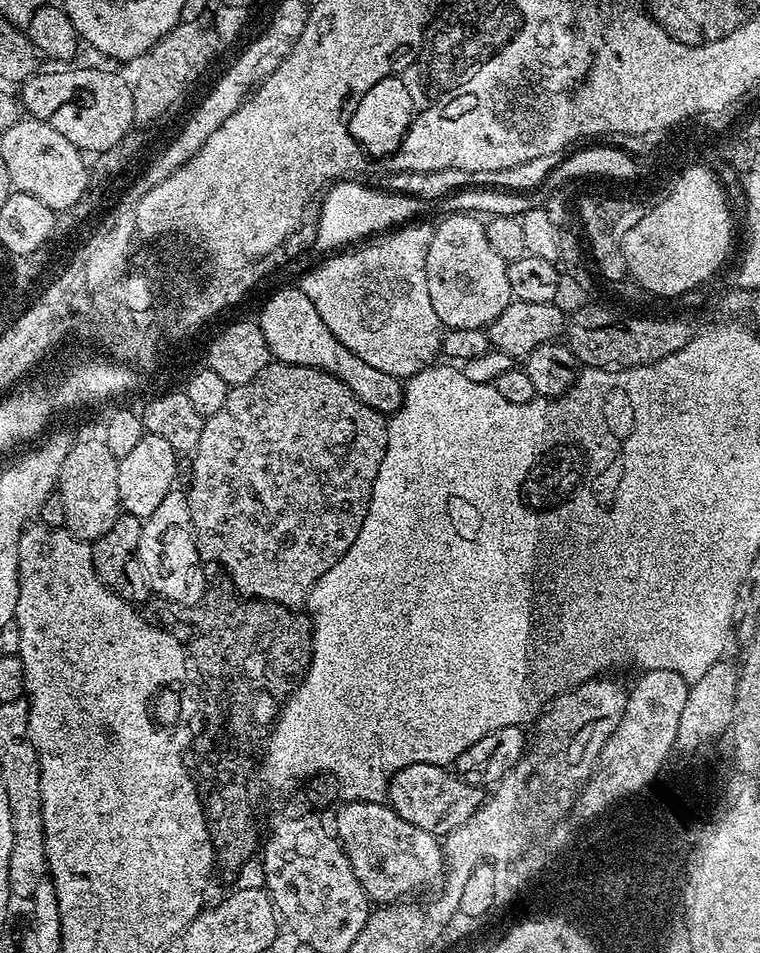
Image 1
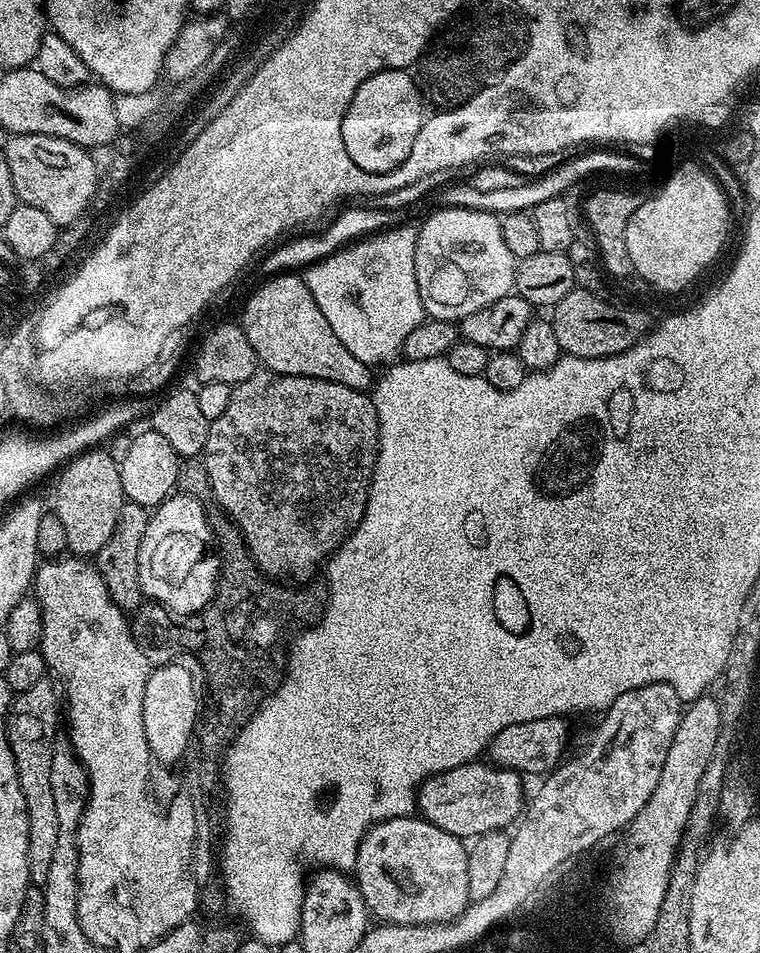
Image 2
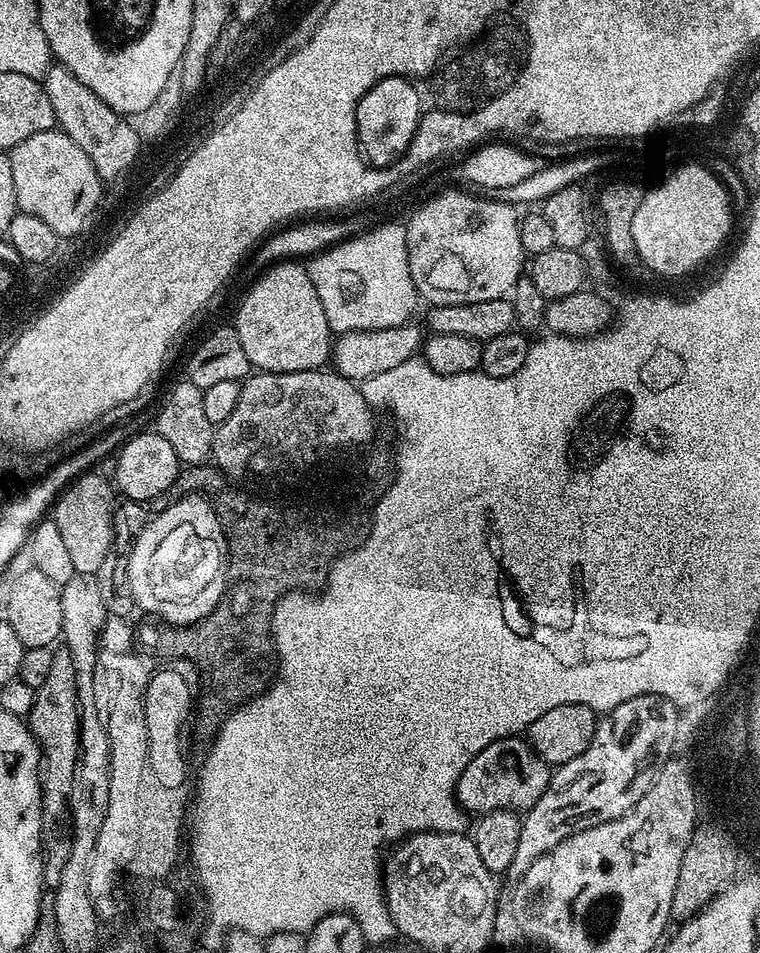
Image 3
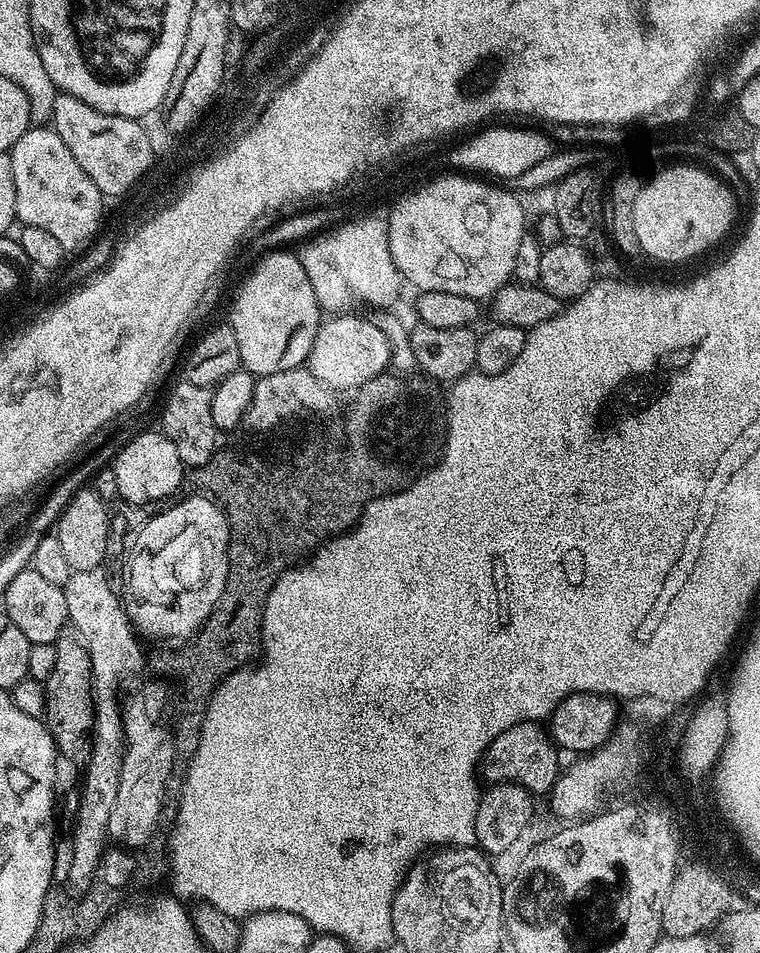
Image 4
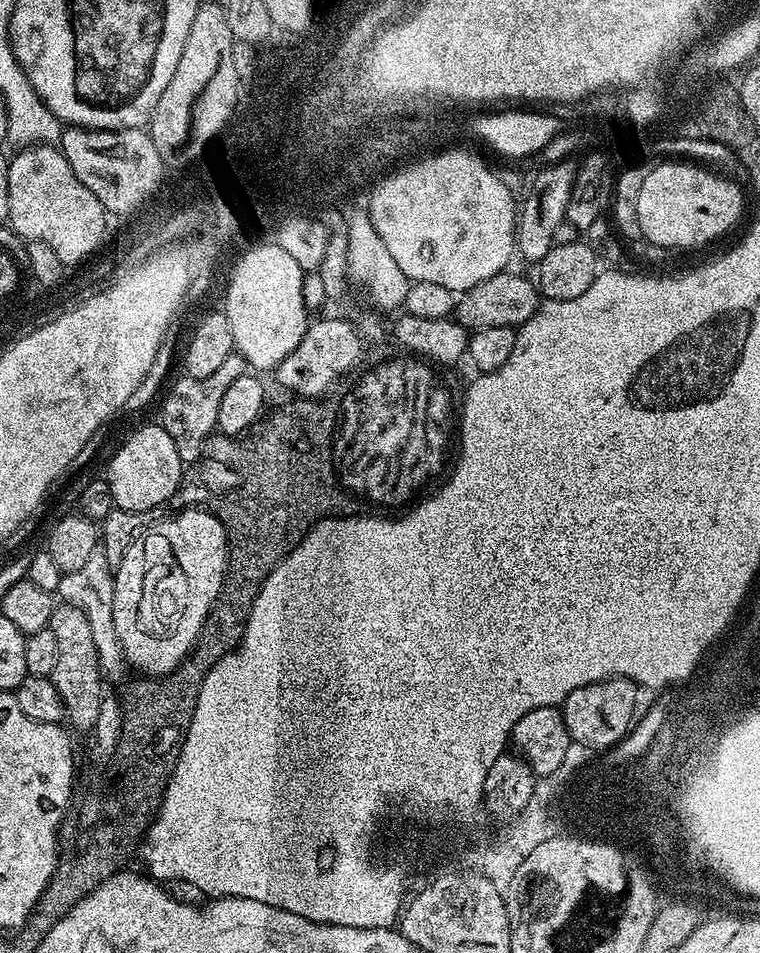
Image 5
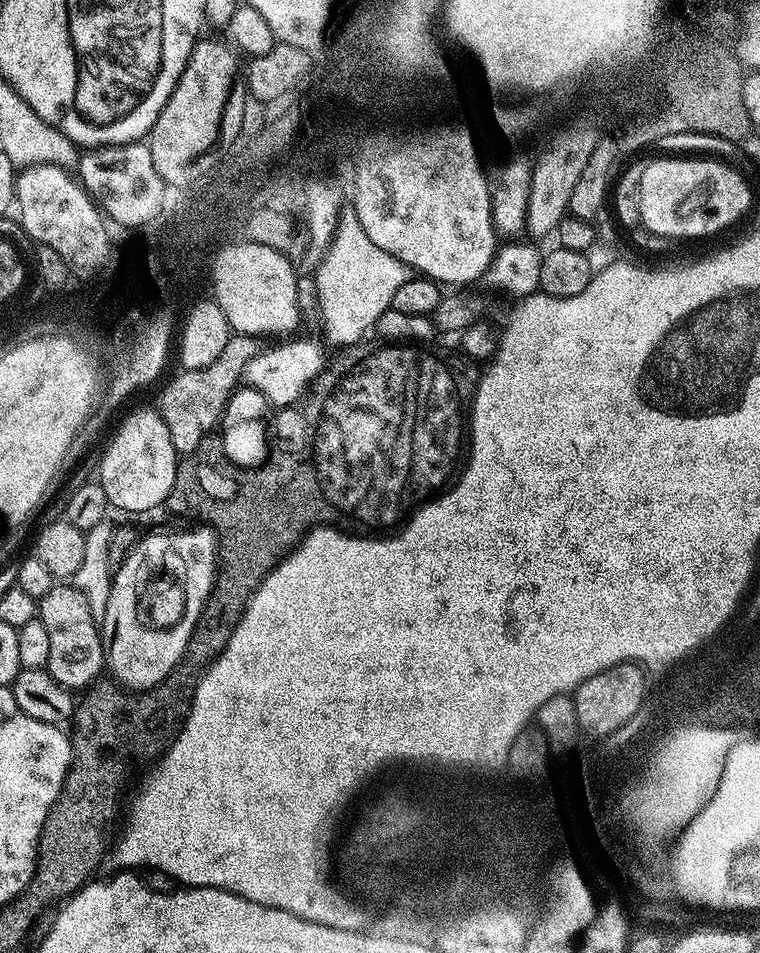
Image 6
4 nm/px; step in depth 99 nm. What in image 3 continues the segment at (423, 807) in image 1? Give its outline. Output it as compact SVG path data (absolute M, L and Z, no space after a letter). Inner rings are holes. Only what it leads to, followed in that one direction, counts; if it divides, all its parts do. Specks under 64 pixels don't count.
M523 739L495 740L468 763L466 770L462 770L456 783L456 803L468 814L492 813L500 809L527 810L542 798L552 774L550 765L541 760Z

